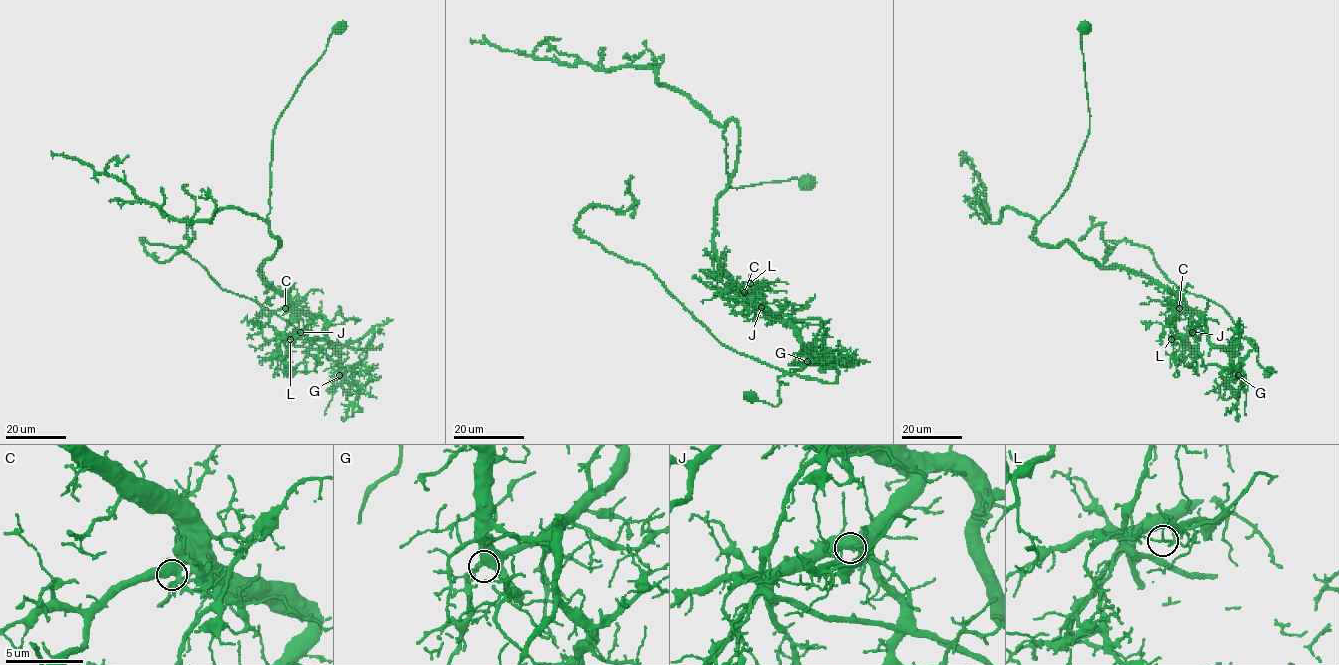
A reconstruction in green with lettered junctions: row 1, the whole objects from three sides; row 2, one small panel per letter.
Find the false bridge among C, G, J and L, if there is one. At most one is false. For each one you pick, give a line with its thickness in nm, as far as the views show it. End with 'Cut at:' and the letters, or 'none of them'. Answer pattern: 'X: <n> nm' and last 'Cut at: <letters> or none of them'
L: 100 nm
Cut at: L

